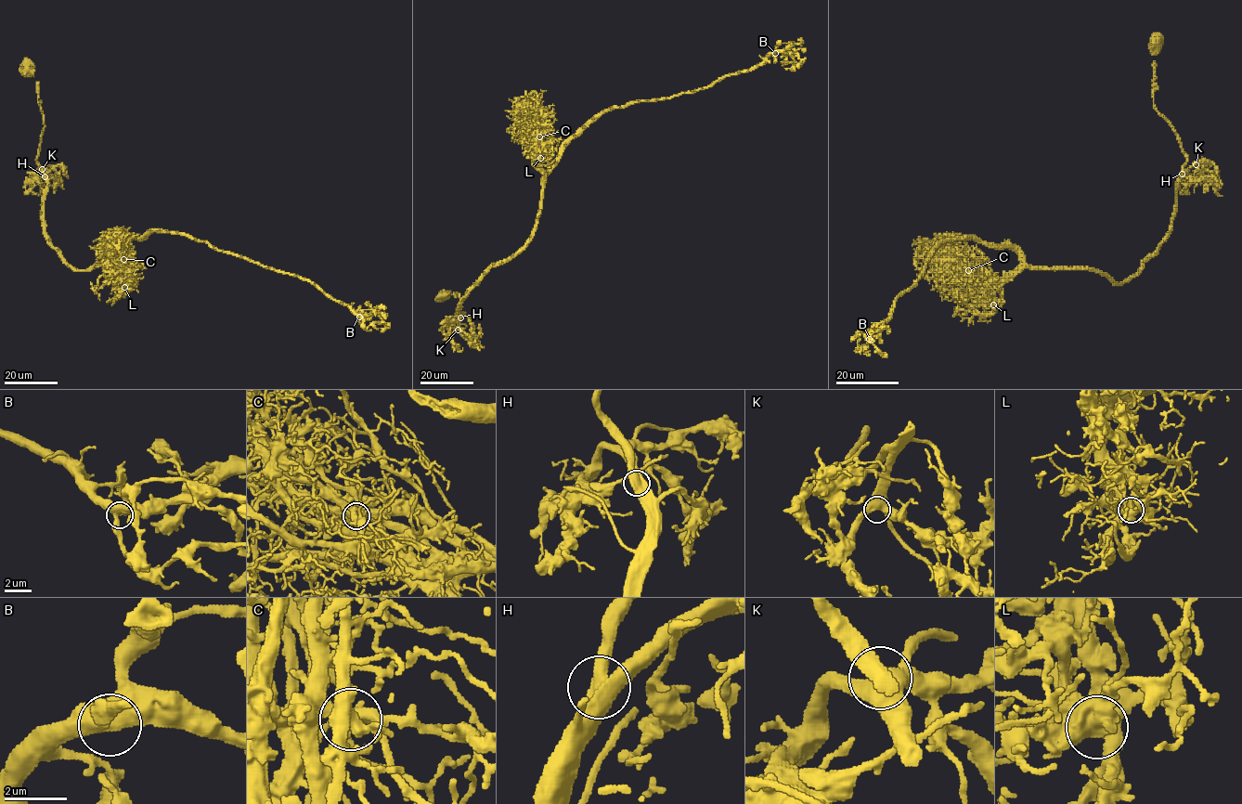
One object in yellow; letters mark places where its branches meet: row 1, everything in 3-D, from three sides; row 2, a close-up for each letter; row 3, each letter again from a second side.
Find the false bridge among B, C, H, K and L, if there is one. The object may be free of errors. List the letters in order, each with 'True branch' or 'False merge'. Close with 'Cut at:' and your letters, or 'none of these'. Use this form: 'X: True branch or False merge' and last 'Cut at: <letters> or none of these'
B: True branch
C: True branch
H: True branch
K: True branch
L: True branch
Cut at: none of these

